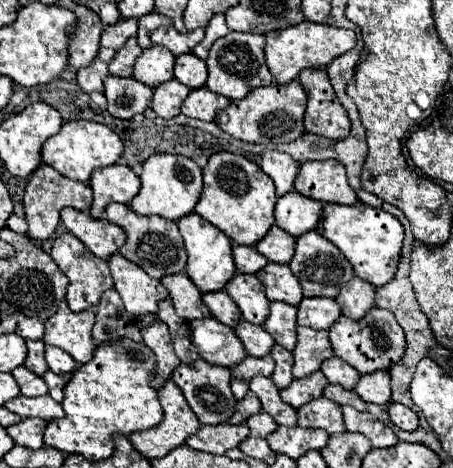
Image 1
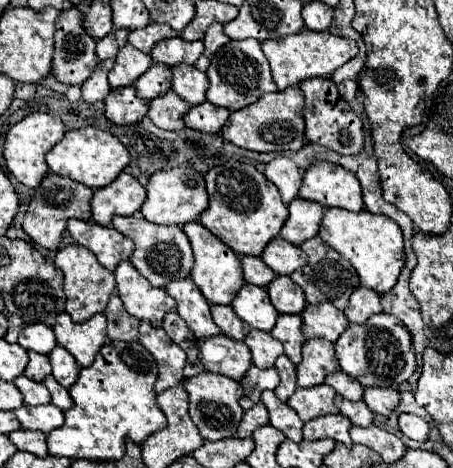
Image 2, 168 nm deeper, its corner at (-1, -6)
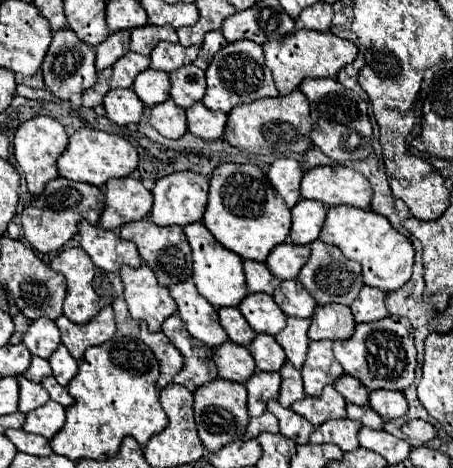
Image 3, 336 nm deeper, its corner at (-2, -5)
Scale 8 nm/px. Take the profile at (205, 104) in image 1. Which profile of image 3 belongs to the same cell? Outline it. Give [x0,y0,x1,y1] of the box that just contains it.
[186,103,226,141]

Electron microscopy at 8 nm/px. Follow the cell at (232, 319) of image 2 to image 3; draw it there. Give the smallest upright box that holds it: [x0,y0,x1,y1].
[218,307,256,347]

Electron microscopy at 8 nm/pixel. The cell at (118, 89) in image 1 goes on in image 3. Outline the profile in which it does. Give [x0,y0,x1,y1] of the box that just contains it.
[104,89,144,127]

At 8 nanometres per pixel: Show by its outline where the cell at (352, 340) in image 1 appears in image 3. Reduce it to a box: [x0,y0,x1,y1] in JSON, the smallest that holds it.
[334,317,416,391]

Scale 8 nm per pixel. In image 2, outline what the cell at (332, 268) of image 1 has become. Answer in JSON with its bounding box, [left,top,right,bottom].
[291,236,359,310]

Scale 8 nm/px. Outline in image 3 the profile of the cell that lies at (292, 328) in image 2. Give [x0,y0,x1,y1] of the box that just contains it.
[276,317,310,369]

